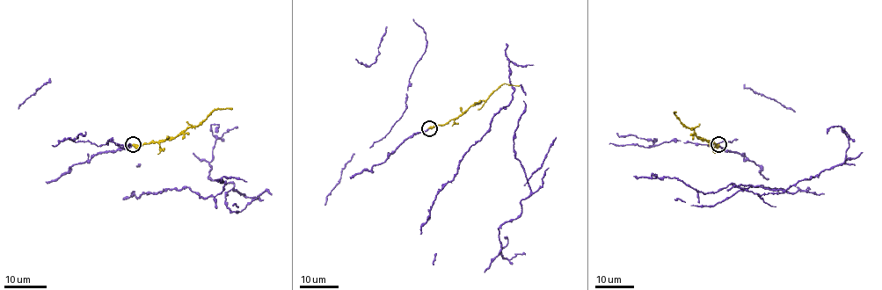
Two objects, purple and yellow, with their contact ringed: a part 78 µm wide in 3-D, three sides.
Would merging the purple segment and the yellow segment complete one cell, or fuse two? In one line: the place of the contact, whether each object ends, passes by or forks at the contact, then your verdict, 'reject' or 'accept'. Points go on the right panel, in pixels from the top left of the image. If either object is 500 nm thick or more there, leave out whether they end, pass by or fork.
at (718, 144); accept

